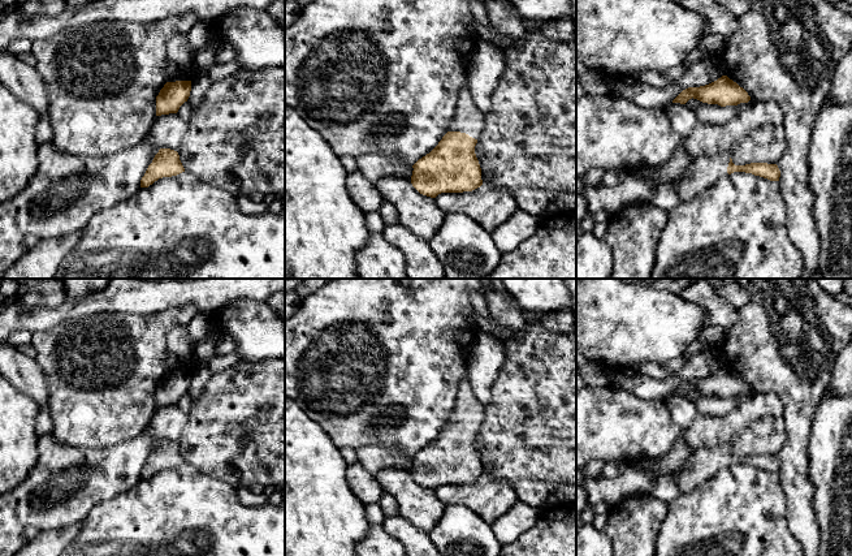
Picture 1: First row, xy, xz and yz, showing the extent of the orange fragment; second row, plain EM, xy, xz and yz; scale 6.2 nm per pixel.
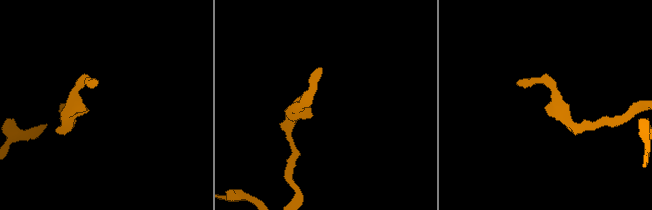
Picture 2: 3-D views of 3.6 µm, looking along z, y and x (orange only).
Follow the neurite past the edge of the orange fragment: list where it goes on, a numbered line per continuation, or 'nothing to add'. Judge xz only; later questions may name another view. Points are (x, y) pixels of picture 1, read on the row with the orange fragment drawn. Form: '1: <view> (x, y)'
1: xz (468, 119)

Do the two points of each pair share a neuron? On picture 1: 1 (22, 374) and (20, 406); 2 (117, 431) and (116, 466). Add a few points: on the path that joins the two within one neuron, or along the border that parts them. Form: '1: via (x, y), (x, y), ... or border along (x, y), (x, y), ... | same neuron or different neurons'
1: border along (13, 384), (38, 404) | different neurons
2: border along (145, 429), (126, 440), (108, 447), (87, 449) | different neurons

